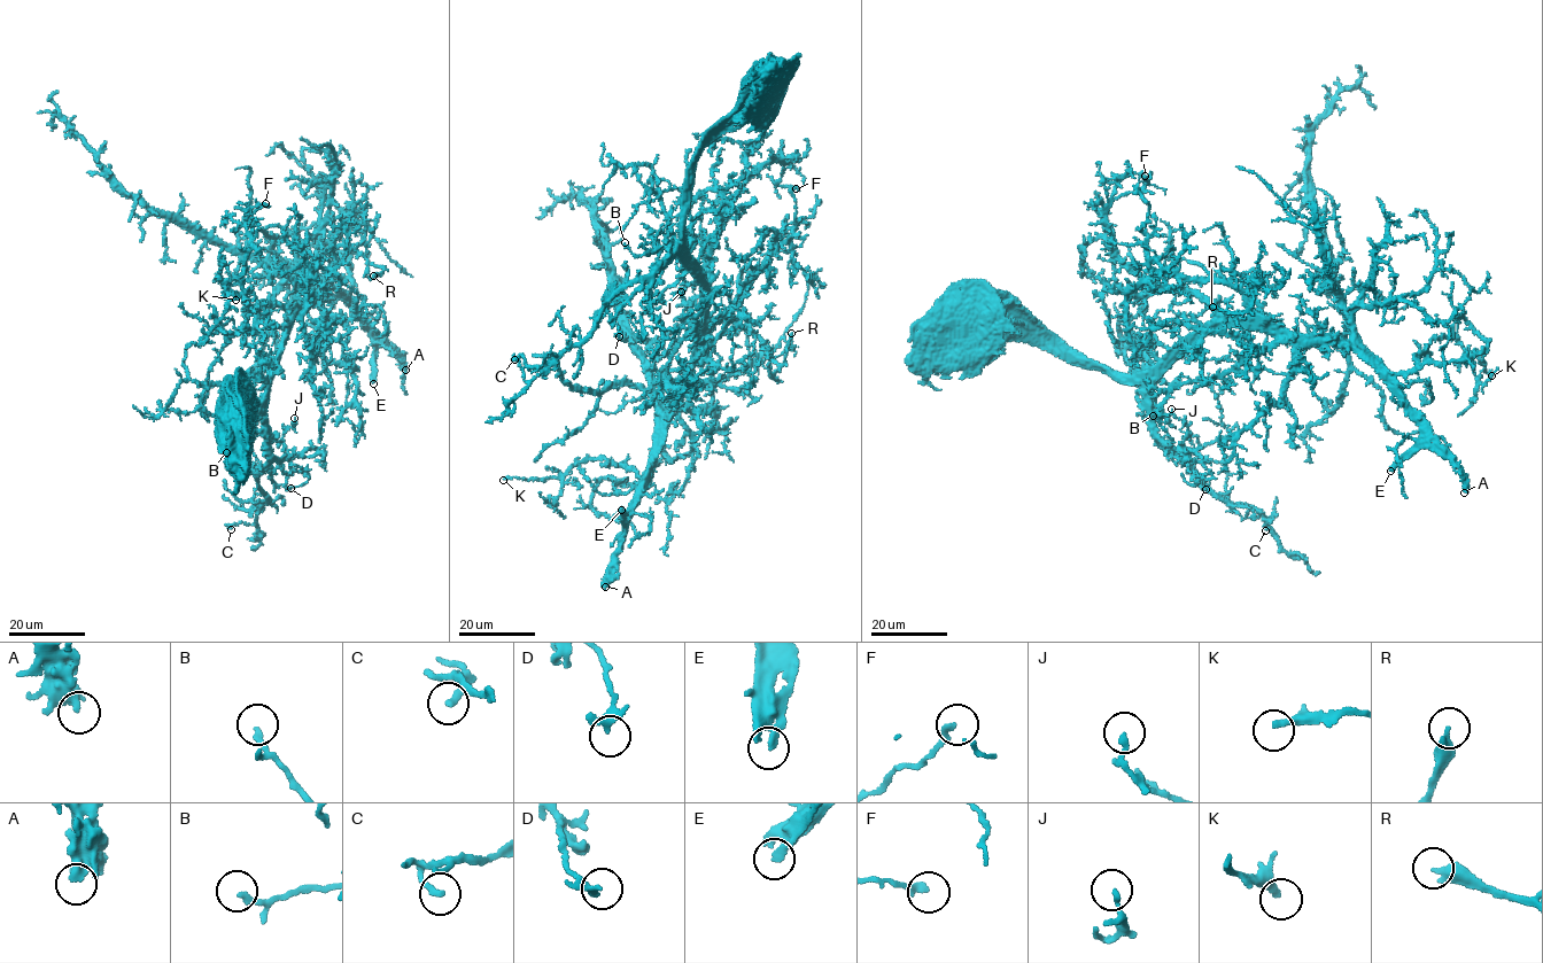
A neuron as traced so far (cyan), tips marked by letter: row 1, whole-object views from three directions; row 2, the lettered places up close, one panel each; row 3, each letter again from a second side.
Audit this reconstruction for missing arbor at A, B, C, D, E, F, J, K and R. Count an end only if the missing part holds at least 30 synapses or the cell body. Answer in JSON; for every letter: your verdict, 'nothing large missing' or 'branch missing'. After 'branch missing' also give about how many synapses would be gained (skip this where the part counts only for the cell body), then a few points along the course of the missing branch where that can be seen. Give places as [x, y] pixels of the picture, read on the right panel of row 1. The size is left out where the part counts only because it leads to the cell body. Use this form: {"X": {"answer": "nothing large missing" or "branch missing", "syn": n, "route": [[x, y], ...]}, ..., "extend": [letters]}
{"A": {"answer": "nothing large missing"}, "B": {"answer": "nothing large missing"}, "C": {"answer": "nothing large missing"}, "D": {"answer": "nothing large missing"}, "E": {"answer": "nothing large missing"}, "F": {"answer": "nothing large missing"}, "J": {"answer": "nothing large missing"}, "K": {"answer": "nothing large missing"}, "R": {"answer": "nothing large missing"}, "extend": []}

